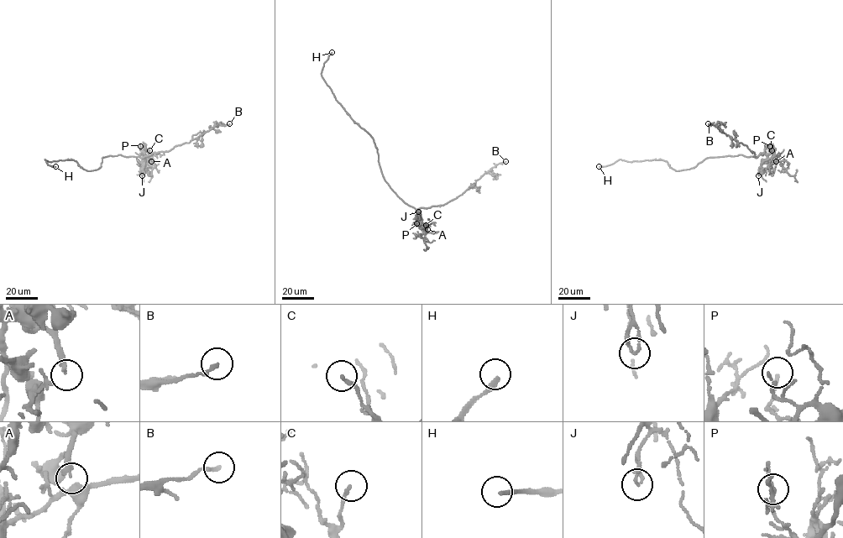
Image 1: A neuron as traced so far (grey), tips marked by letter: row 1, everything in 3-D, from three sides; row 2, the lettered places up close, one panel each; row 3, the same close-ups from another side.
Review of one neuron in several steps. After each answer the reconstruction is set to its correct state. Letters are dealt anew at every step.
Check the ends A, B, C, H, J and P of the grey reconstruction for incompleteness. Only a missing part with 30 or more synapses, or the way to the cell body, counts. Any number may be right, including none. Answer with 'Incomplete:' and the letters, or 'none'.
Incomplete: A, H

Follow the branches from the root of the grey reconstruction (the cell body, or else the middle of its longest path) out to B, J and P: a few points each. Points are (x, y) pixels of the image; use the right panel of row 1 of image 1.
B: (724, 156), (756, 157), (745, 145), (708, 123)
J: (724, 156), (756, 157), (764, 154), (767, 159), (759, 169), (758, 175)
P: (724, 156), (756, 157), (761, 154), (768, 154), (770, 146)

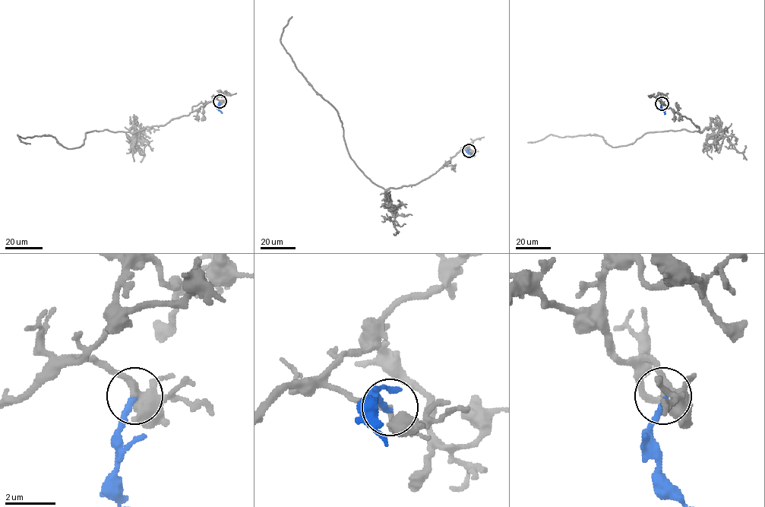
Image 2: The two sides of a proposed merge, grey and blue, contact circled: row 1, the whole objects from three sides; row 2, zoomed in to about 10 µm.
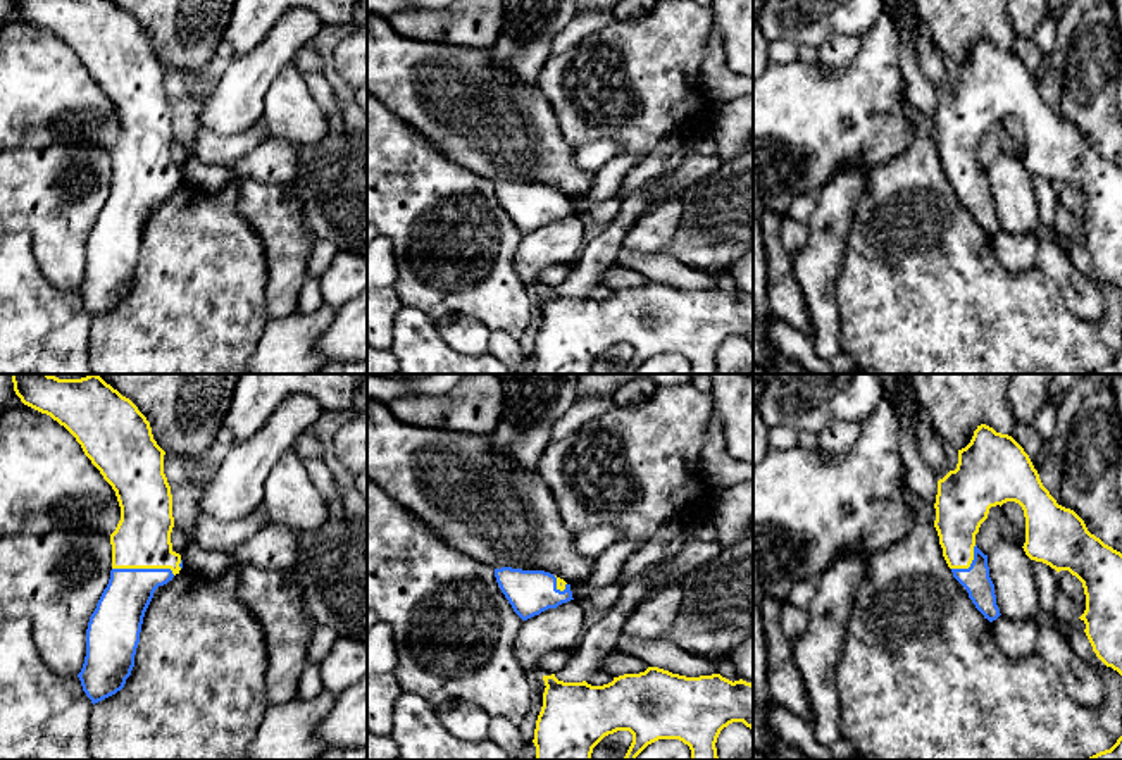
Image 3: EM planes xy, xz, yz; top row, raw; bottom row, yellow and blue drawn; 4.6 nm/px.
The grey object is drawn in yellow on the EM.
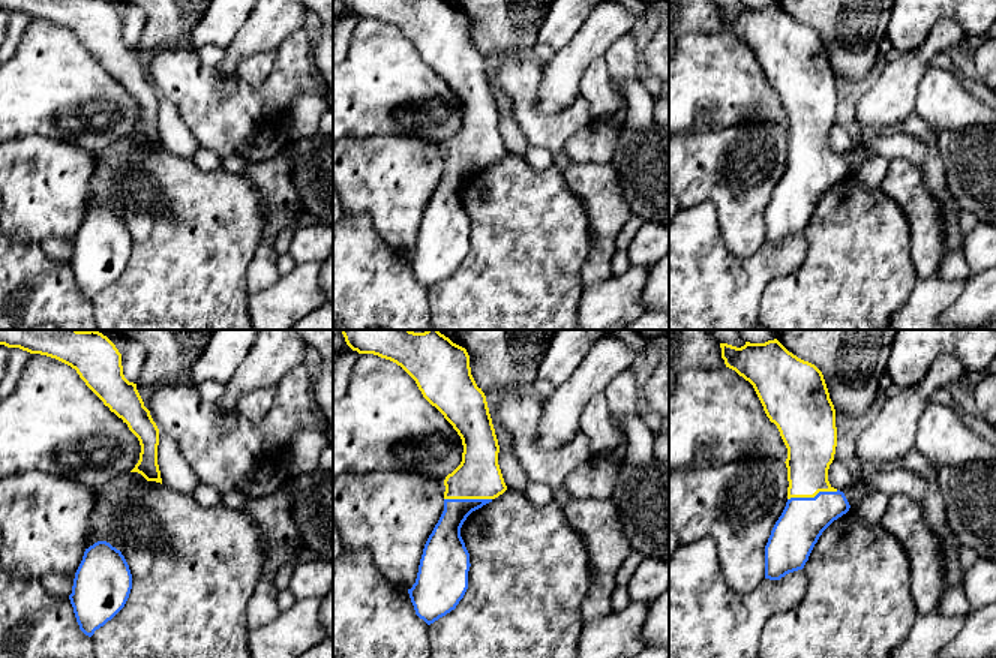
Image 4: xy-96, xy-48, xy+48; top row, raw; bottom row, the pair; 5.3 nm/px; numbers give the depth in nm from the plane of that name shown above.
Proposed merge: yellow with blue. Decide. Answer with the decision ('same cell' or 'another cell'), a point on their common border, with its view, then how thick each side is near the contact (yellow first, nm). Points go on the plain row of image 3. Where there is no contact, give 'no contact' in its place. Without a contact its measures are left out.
same cell | xy (143, 181) | 280/220 nm

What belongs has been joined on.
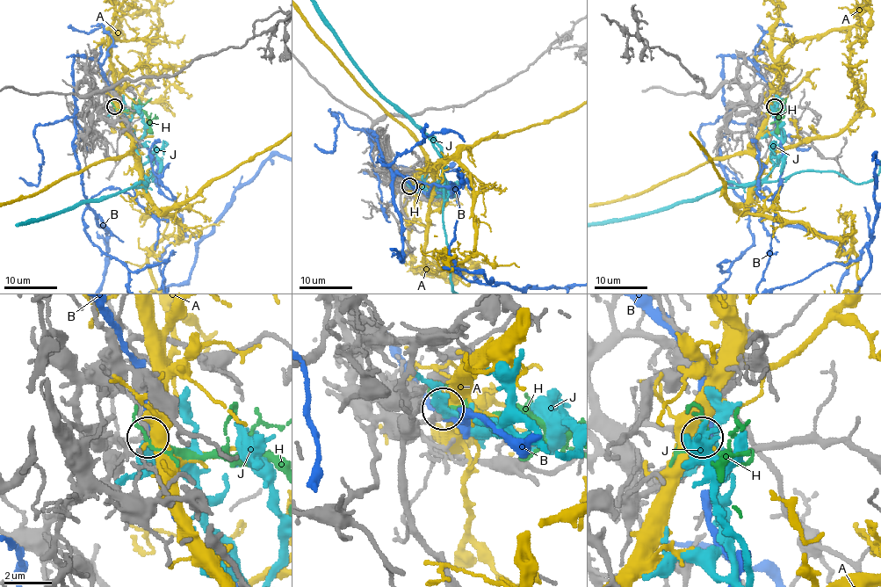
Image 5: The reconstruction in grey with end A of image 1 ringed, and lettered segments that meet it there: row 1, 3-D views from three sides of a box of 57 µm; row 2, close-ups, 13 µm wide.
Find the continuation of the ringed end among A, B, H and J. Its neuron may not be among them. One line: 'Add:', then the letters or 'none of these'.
Add: H

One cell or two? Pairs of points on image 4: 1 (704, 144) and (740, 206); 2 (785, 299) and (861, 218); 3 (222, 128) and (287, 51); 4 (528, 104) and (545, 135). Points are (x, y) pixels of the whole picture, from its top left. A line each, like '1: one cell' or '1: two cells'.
1: one cell
2: one cell
3: one cell
4: one cell

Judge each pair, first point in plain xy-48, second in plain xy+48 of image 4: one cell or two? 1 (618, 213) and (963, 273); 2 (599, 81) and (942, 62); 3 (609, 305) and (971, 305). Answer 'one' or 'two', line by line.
1: two
2: two
3: two

